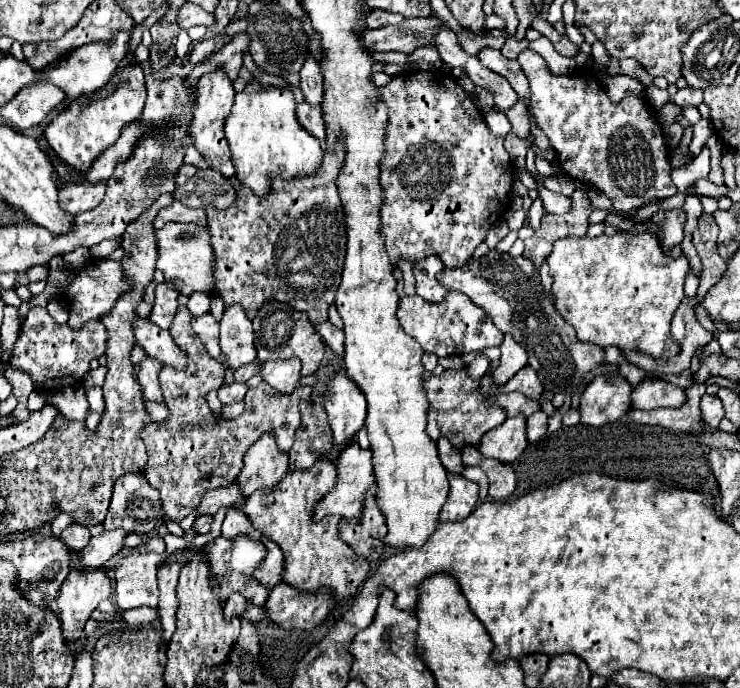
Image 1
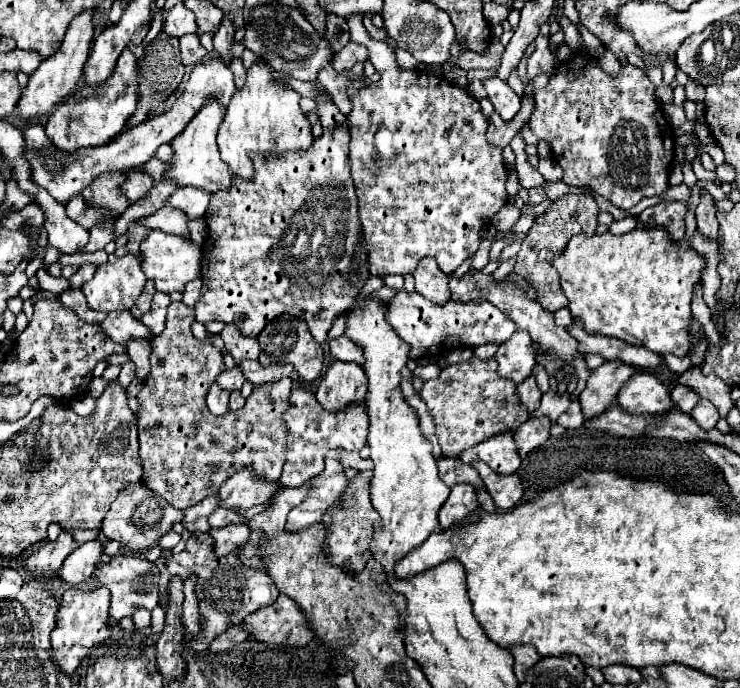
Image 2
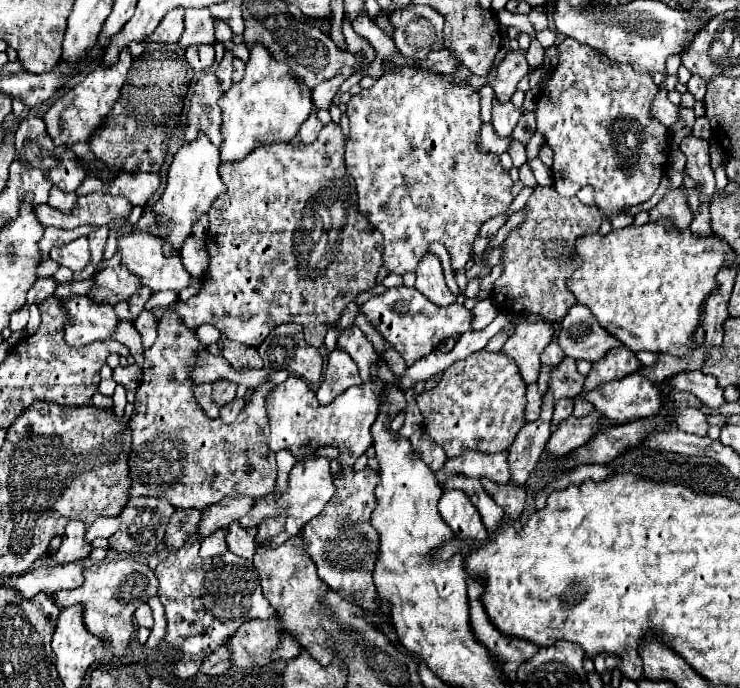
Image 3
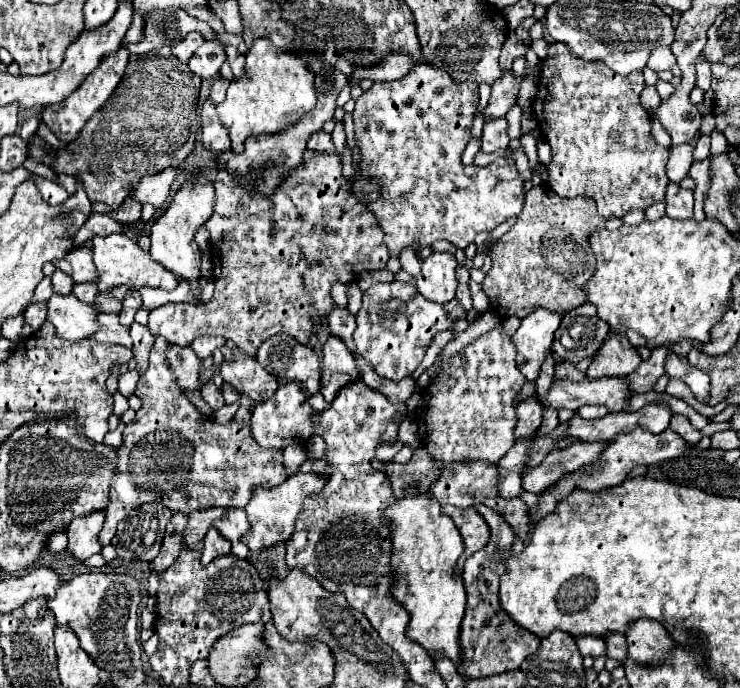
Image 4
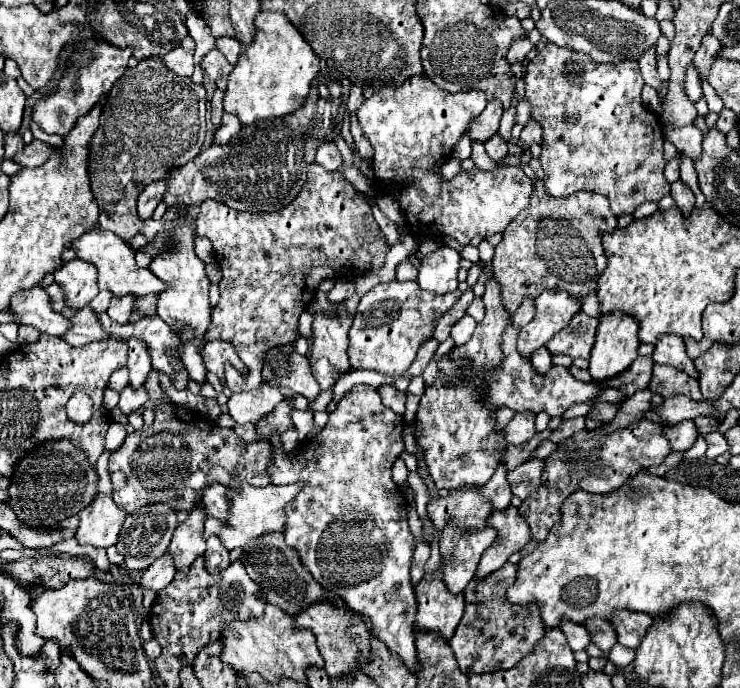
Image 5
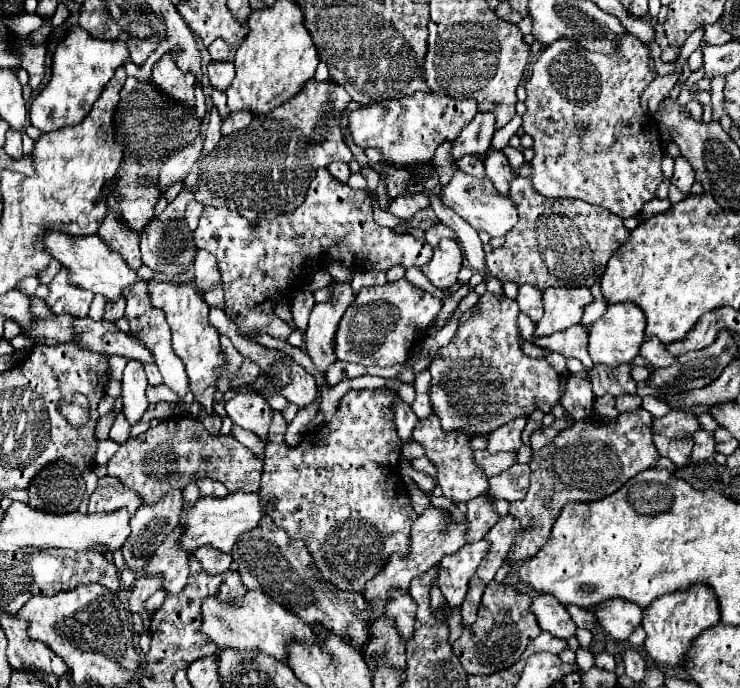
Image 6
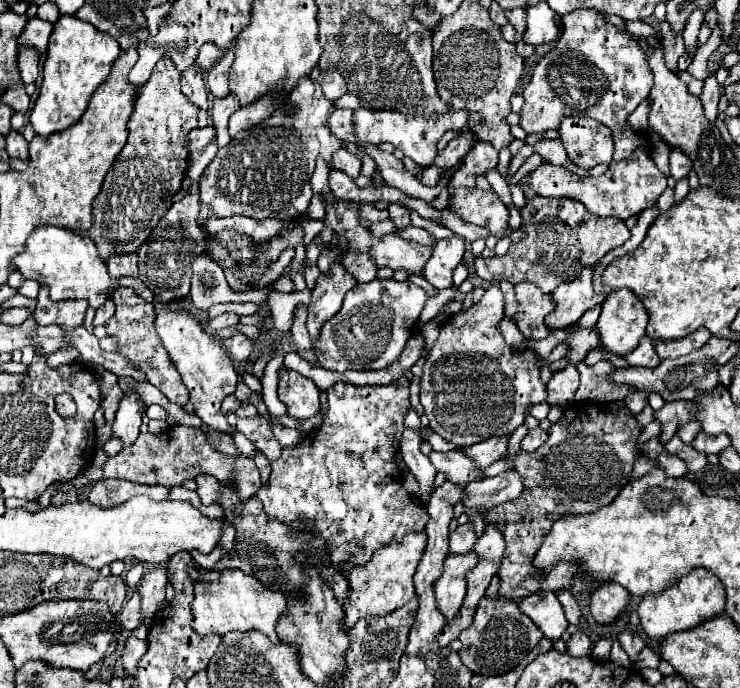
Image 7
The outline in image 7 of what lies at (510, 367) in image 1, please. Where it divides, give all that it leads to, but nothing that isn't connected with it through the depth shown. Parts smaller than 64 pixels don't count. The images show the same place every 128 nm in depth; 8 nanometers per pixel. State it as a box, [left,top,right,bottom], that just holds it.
[546,268,606,330]

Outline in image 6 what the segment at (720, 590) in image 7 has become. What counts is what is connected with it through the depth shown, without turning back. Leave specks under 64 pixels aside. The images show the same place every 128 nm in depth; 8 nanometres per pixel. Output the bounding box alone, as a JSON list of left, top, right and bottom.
[642,586,720,668]

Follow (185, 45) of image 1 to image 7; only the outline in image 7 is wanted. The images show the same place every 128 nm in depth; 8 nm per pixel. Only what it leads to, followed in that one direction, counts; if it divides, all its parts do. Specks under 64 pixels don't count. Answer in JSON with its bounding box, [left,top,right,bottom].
[206,54,234,98]

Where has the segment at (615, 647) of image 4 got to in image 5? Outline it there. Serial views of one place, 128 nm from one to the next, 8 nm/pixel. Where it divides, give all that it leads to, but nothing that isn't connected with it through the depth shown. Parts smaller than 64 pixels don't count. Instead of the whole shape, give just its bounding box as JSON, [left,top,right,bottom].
[584,618,618,652]

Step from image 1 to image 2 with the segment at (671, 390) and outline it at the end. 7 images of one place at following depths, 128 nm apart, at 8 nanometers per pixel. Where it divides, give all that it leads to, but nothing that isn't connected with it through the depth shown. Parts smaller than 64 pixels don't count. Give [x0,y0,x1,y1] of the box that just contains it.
[618,374,674,414]

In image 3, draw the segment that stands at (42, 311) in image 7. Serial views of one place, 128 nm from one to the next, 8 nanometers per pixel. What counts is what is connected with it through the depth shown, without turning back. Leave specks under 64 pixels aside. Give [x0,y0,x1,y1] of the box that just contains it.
[50,238,90,272]

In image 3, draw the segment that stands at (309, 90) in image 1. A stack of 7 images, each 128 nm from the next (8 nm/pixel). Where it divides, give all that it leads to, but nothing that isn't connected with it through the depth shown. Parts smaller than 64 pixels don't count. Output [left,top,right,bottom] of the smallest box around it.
[168,122,382,348]

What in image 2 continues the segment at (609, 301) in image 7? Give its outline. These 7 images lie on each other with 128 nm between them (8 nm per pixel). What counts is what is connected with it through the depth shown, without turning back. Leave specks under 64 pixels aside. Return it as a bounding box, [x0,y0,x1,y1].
[578,362,634,418]

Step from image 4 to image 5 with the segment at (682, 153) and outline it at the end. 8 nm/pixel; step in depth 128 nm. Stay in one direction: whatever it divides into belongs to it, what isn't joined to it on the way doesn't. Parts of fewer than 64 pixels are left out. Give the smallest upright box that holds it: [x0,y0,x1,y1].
[664,80,724,184]

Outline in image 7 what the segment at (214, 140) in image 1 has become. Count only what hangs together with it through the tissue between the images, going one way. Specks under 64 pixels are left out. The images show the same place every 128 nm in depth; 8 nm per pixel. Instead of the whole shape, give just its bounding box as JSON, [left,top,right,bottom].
[156,302,238,434]

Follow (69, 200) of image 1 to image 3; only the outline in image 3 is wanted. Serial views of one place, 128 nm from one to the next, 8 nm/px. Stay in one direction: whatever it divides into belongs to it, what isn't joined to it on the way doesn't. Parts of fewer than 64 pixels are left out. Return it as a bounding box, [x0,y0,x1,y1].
[76,172,160,206]

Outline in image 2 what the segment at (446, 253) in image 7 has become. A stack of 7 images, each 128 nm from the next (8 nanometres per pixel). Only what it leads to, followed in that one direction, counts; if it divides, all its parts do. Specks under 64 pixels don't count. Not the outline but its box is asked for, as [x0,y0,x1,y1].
[414,256,450,304]

